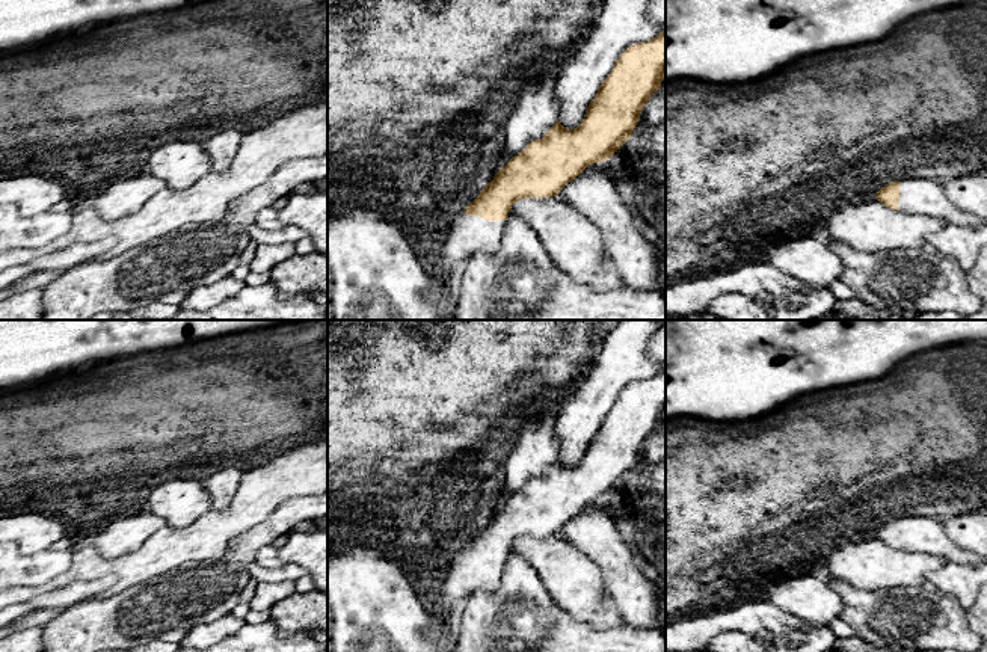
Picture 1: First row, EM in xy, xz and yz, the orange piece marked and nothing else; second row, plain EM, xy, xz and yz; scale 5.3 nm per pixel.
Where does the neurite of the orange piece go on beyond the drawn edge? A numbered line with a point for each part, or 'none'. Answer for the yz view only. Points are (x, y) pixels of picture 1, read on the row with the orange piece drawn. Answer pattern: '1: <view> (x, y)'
1: yz (925, 196)

